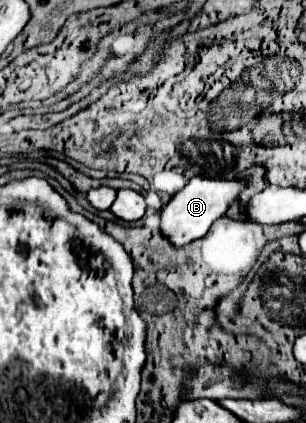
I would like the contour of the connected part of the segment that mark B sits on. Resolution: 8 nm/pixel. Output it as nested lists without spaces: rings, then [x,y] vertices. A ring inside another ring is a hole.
[[[193,177],[179,193],[171,197],[167,205],[161,209],[161,223],[159,231],[161,237],[167,239],[173,247],[183,247],[191,243],[193,239],[203,237],[213,221],[217,221],[221,215],[225,215],[229,201],[237,197],[237,193],[245,187],[243,181],[223,181],[223,179],[205,179],[205,177]]]

